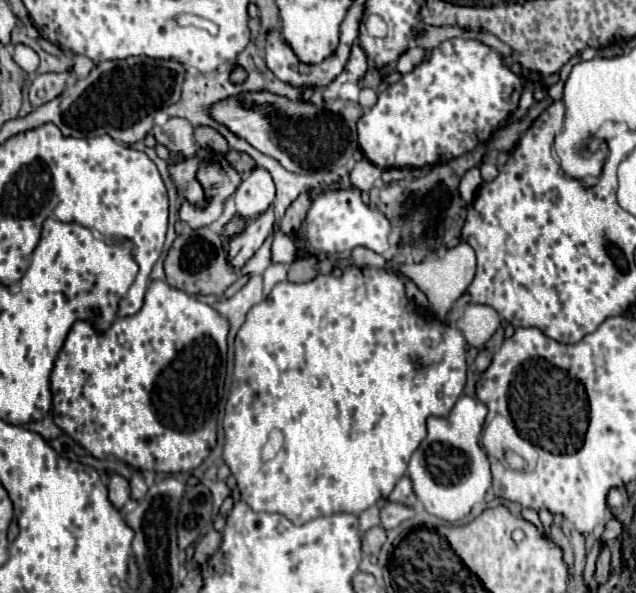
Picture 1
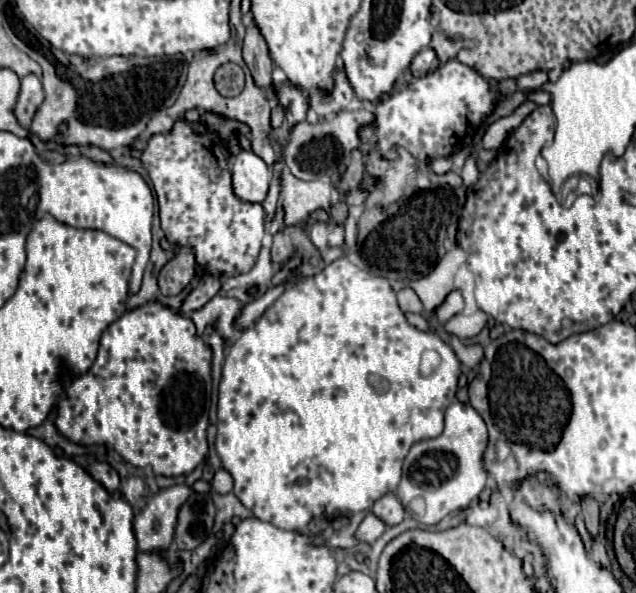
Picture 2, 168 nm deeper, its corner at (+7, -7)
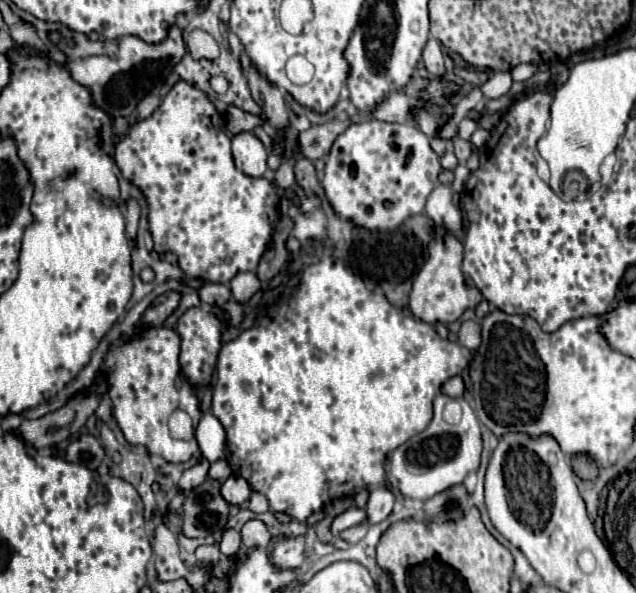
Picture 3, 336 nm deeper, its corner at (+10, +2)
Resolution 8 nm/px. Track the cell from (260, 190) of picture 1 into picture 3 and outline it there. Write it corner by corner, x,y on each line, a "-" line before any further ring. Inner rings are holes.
238,133
232,137
232,157
238,169
250,177
260,177
268,169
269,153
254,133

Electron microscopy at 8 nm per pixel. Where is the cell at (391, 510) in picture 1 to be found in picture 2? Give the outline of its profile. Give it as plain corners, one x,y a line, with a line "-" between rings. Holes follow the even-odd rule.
369,512
365,516
365,520
361,522
361,526
357,528
357,534
355,536
357,536
359,542
373,544
385,530
387,530
387,524
381,518
377,518
373,512

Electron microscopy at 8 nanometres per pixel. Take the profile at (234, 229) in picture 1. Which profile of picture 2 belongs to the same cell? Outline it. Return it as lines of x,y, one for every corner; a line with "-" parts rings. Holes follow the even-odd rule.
175,122
171,134
153,136
141,162
151,176
159,200
161,228
171,244
191,244
197,264
211,274
235,276
253,268
265,234
263,206
241,202
233,194
227,162
219,162
207,150
191,124

